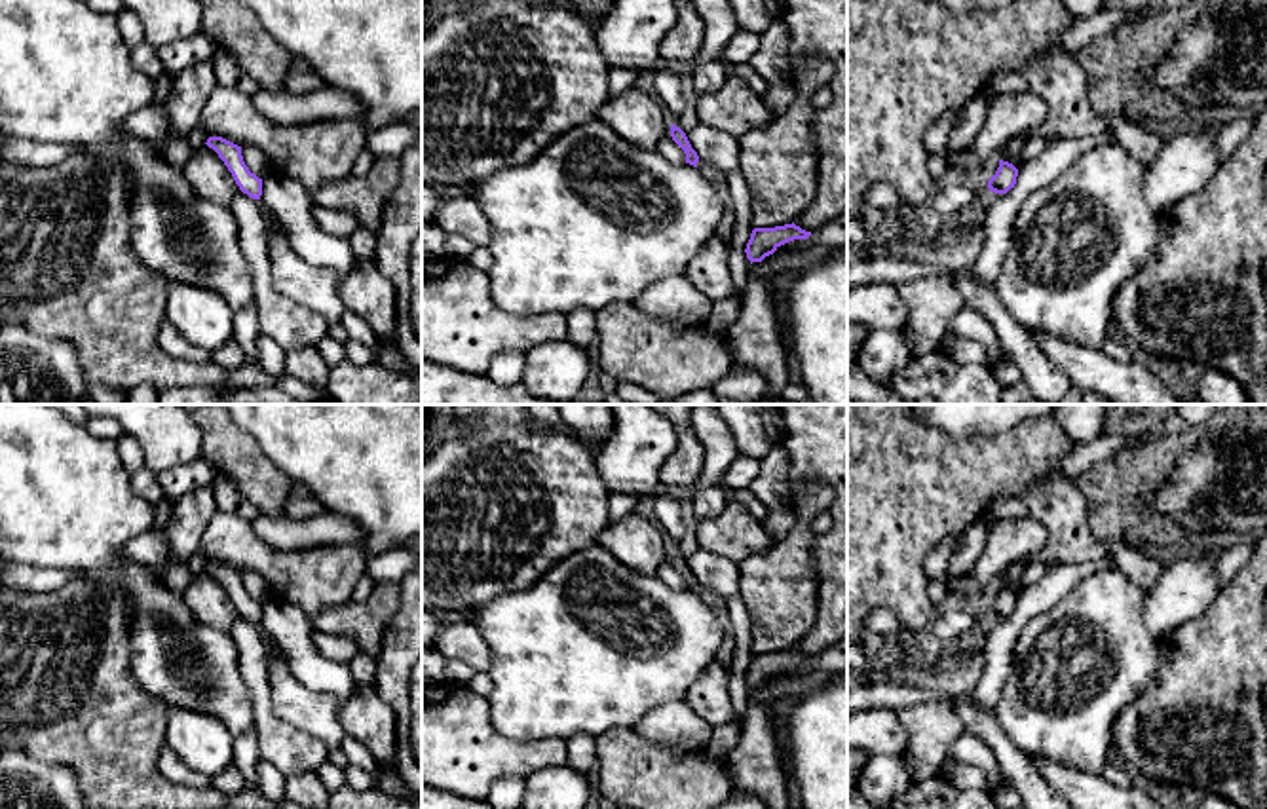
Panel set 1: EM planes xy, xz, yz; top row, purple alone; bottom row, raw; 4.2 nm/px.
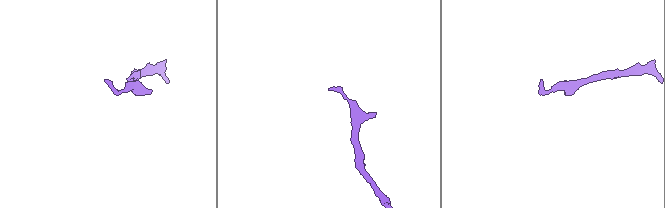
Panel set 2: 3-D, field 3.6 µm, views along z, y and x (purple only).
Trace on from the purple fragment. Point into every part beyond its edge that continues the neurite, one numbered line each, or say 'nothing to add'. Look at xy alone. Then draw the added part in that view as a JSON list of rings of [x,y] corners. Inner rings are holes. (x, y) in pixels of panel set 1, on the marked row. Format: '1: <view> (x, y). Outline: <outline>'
nothing to add

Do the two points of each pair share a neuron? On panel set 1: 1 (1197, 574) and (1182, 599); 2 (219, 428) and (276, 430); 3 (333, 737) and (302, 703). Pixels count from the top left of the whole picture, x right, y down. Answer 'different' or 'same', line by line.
1: same
2: different
3: same

